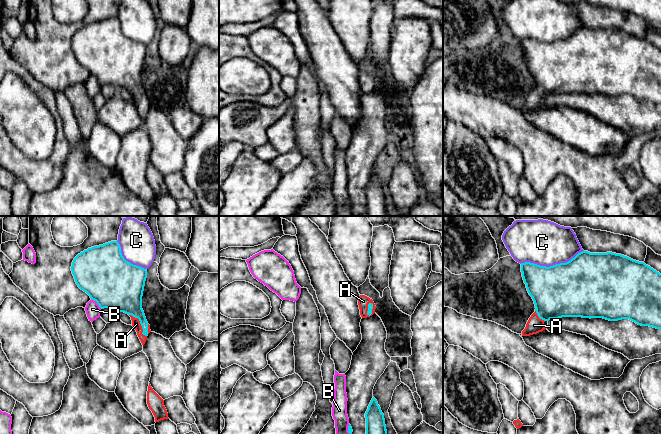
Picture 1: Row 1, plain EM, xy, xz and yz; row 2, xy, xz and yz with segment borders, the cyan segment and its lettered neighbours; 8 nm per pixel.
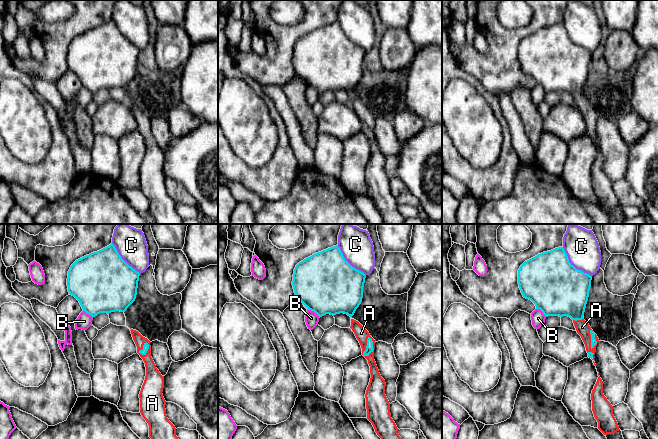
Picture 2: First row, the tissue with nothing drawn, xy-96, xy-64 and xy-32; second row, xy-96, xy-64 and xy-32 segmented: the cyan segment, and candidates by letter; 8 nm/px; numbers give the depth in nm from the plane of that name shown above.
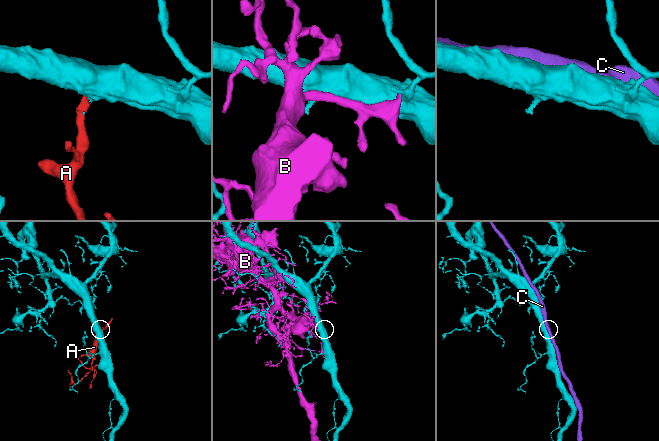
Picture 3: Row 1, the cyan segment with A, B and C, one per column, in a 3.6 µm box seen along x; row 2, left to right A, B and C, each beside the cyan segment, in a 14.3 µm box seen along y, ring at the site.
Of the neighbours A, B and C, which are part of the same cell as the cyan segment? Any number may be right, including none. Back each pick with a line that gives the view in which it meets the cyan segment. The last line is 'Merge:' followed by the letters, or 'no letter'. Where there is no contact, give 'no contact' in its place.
A: xy
Merge: A

